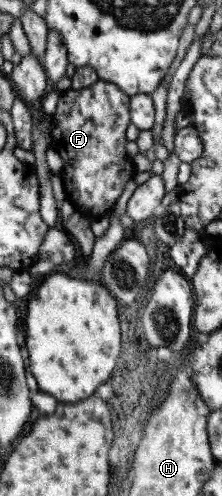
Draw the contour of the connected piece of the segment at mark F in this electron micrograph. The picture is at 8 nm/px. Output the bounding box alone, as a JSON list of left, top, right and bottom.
[48,80,136,222]

